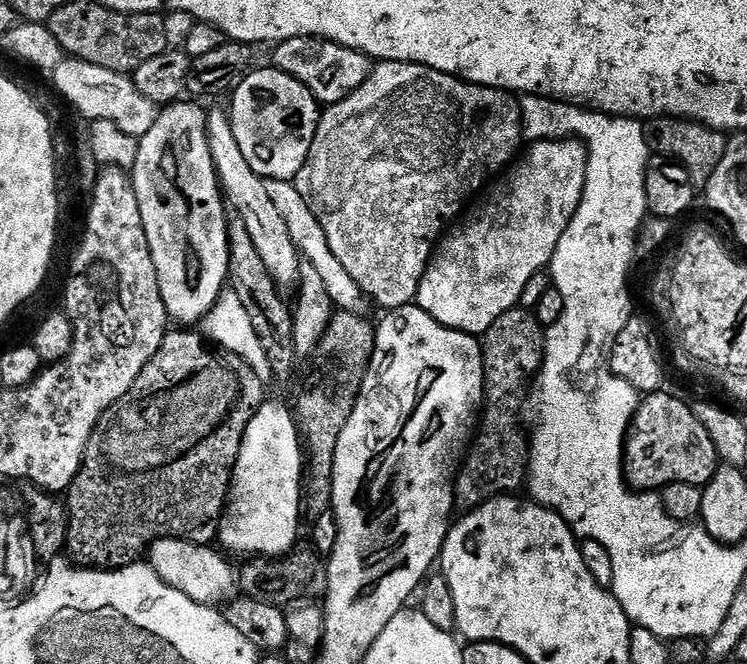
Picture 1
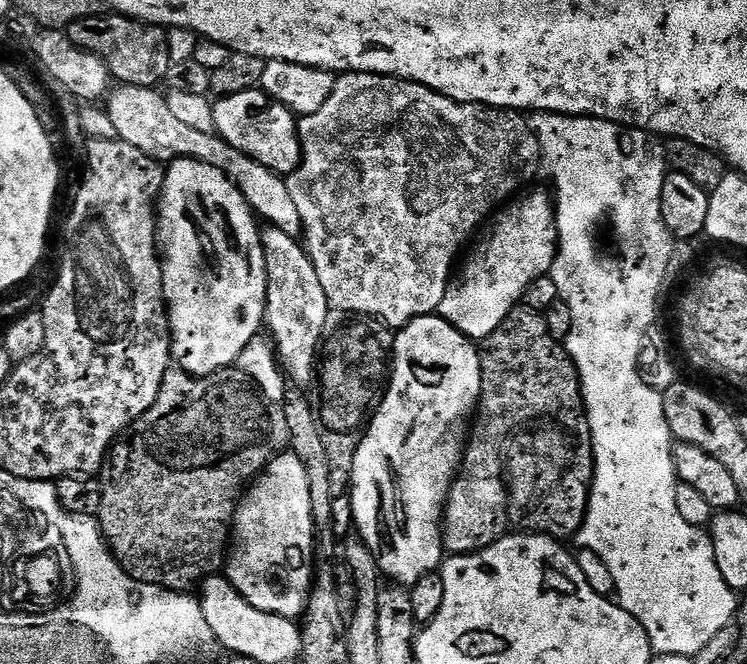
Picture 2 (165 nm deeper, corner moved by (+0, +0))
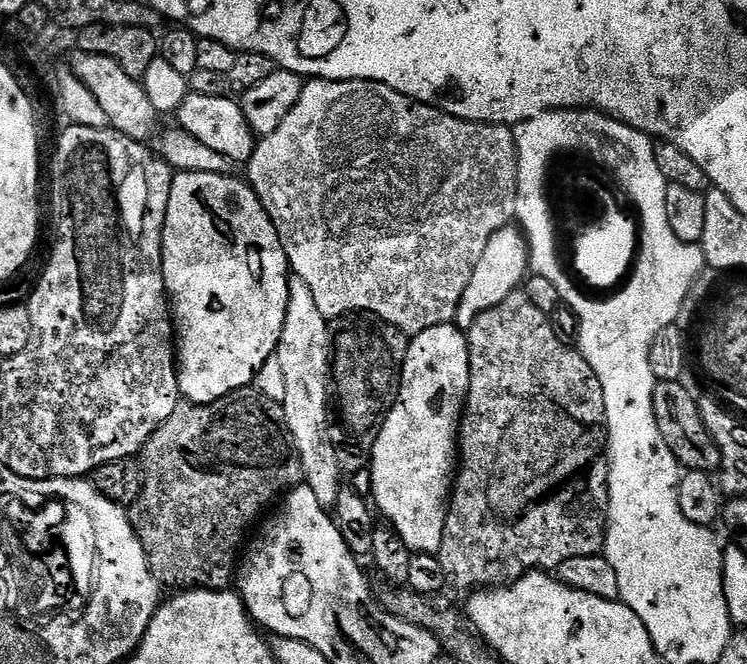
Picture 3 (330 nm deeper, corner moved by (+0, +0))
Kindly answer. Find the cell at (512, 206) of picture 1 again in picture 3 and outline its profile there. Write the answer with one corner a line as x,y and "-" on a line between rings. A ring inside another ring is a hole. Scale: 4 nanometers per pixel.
516,226
498,230
498,234
494,234
494,238
490,238
490,243
486,245
478,266
474,266
474,274
470,274
470,286
466,288
466,294
462,294
462,302
456,311
455,327
467,330
476,321
478,314
498,306
502,298
517,291
523,285
529,272
528,239
524,232

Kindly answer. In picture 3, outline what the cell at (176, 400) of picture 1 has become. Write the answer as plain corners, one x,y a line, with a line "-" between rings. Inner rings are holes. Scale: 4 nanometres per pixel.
252,386
240,388
238,391
229,394
229,396
223,396
209,404
189,404
187,402
181,402
174,410
174,414
170,414
170,418
166,418
164,425
145,442
142,449
142,457
143,456
142,487
139,489
135,502
130,505
130,519
132,521
132,529
136,531
139,547
148,555
148,564
152,567
152,572
155,574
157,582
165,589
227,589
229,585
231,585
228,583
230,583
231,580
233,583
234,577
237,575
238,561
241,559
242,549
246,544
244,535
247,534
248,527
263,514
264,507
266,507
276,495
279,497
285,490
291,490
297,487
302,480
300,455
296,453
296,445
292,443
292,435
286,422
283,403
271,400

